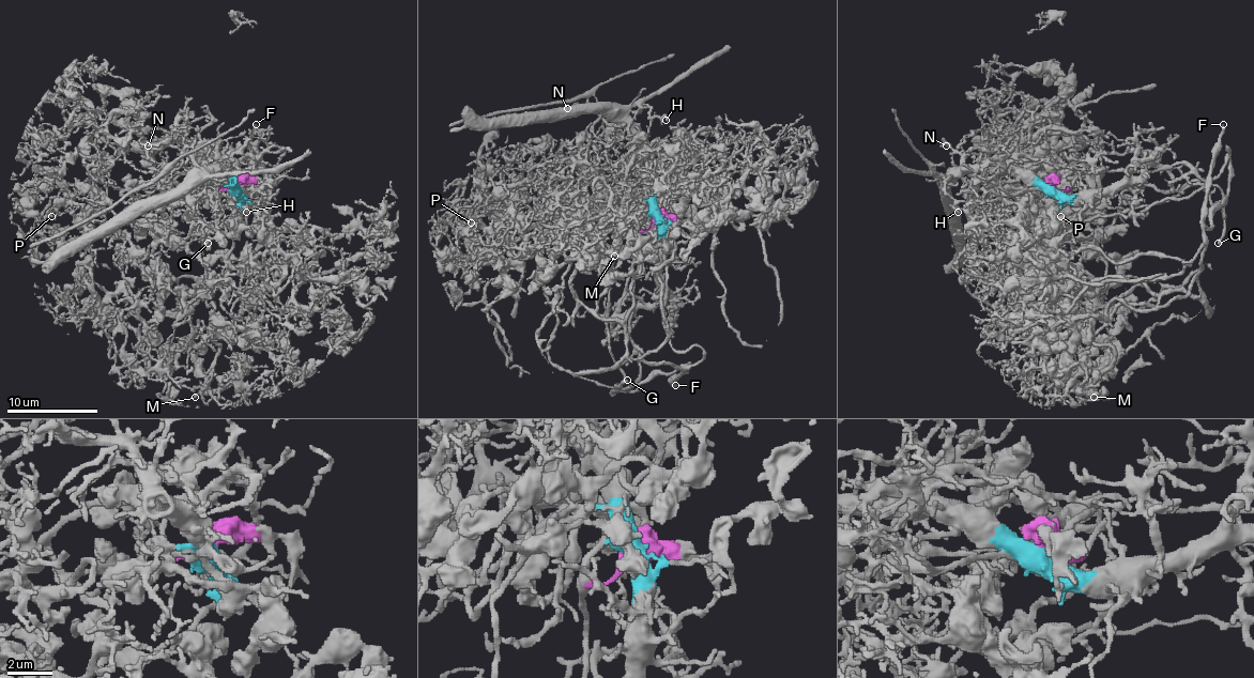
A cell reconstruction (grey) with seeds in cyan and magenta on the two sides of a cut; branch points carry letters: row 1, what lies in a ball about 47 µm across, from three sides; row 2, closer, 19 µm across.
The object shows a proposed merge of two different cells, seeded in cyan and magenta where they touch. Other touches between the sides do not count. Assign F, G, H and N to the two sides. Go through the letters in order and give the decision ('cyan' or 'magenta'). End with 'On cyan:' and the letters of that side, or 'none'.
F: magenta
G: magenta
H: cyan
N: cyan
On cyan: H, N

